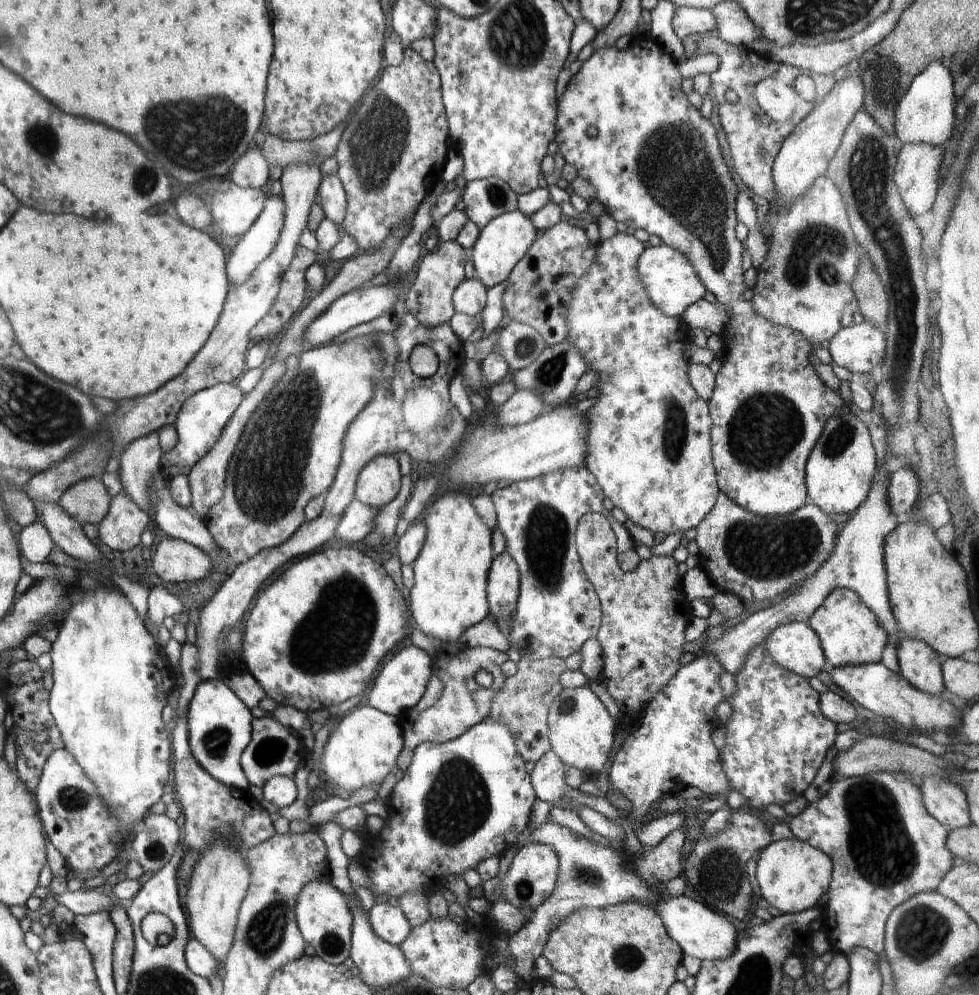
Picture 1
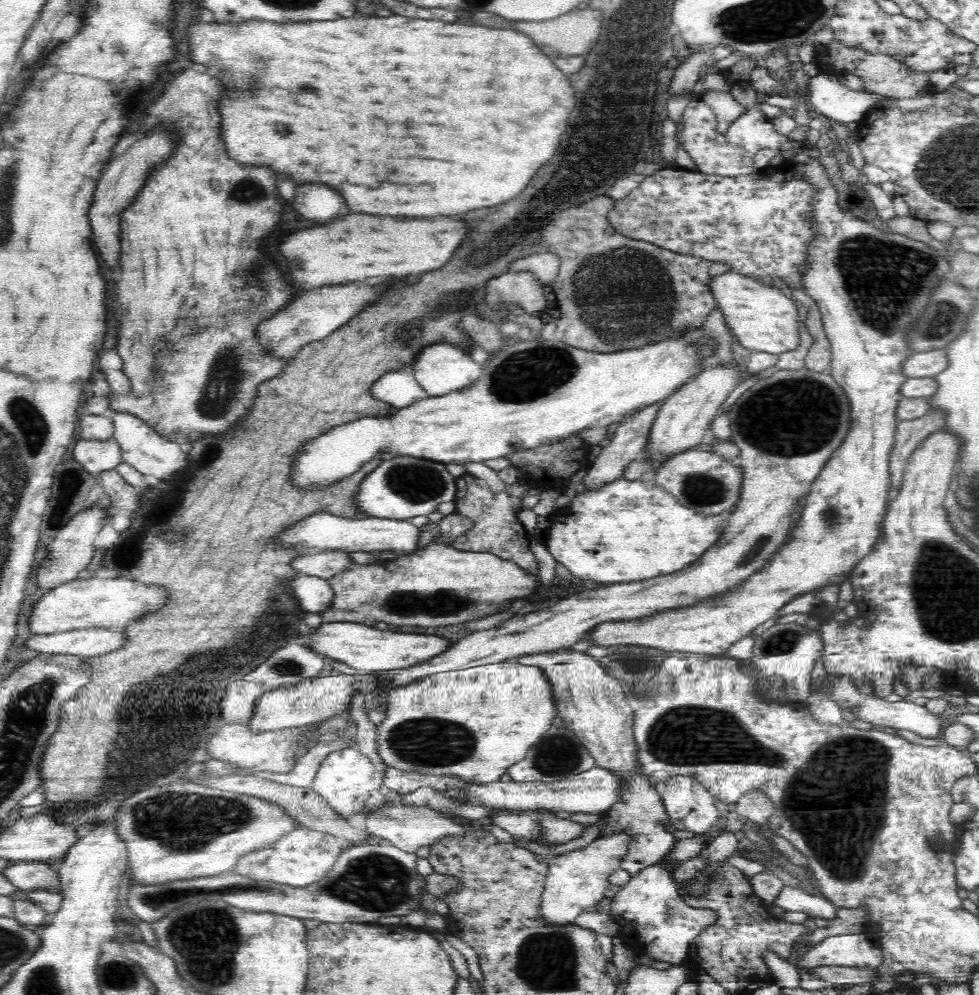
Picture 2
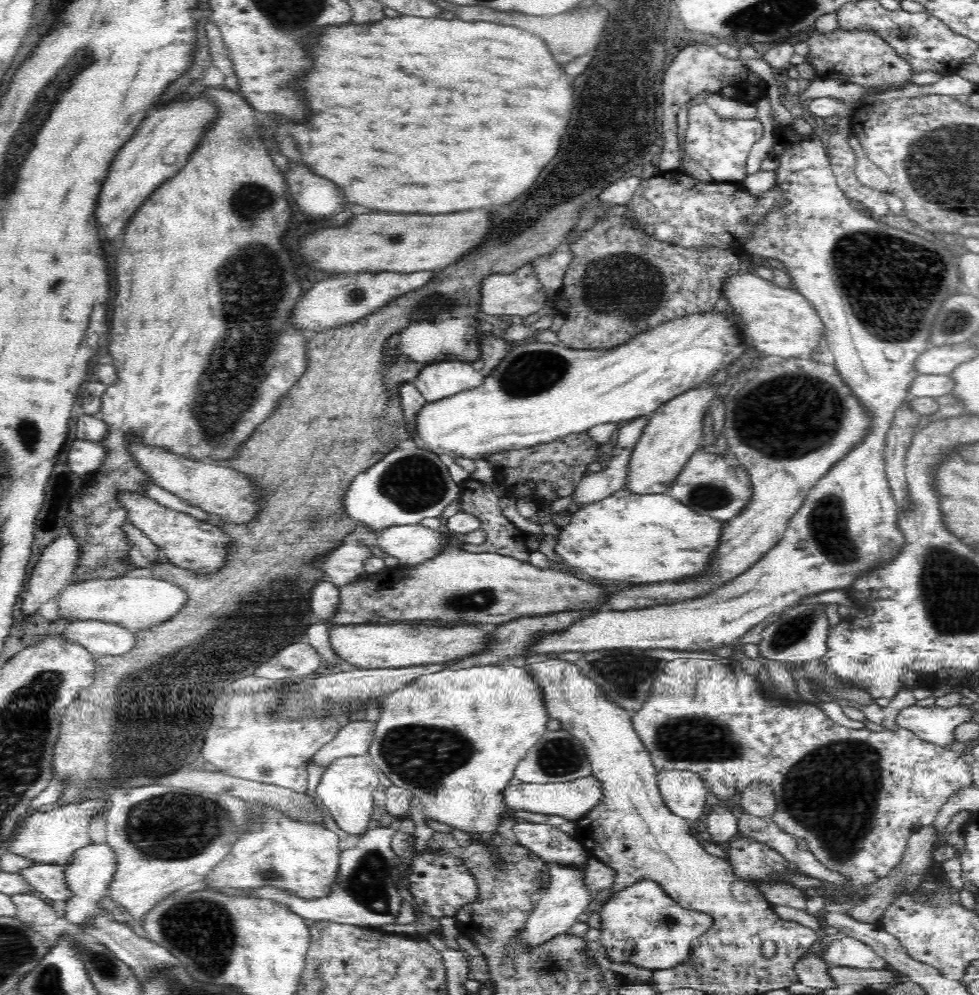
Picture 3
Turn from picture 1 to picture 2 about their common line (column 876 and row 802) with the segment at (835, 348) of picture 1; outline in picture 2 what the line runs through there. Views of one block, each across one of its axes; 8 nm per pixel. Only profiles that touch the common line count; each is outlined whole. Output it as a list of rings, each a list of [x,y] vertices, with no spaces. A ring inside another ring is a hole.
[[[357,746],[330,751],[321,760],[318,772],[311,783],[322,798],[332,805],[338,815],[347,820],[348,816],[364,812],[366,800],[372,790],[378,790],[383,785],[384,775],[378,771],[376,764],[368,756],[362,754]]]

